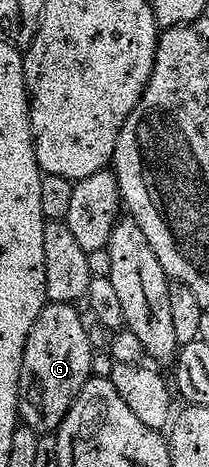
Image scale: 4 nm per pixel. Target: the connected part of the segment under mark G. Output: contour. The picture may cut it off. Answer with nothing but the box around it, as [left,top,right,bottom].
[19,302,93,432]

